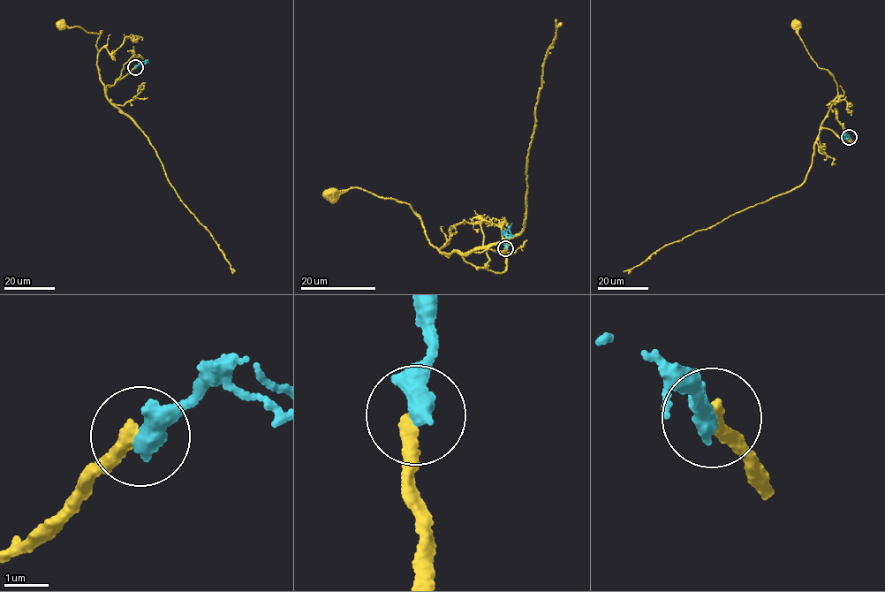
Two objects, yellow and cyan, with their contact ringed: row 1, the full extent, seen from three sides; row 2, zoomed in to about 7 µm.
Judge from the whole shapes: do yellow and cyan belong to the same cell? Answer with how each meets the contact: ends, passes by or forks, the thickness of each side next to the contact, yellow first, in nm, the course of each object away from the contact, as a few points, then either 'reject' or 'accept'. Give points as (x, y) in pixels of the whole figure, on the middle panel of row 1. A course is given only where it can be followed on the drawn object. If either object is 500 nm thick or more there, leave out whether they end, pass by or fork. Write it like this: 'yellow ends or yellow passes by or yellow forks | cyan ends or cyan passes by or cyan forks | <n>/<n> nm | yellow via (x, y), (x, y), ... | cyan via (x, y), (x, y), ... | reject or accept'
yellow ends | cyan ends | 320/480 nm | yellow via (505, 247), (503, 271), (476, 269), (456, 250), (438, 250), (404, 202), (355, 187), (331, 189), (329, 194) | cyan via (506, 247), (505, 236), (510, 223) | accept

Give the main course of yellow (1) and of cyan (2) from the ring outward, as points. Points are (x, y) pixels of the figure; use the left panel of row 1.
1: (135, 66), (105, 88), (97, 60), (96, 41), (101, 32), (89, 33), (77, 26), (68, 28), (60, 24)
2: (135, 67), (147, 60), (147, 62)

